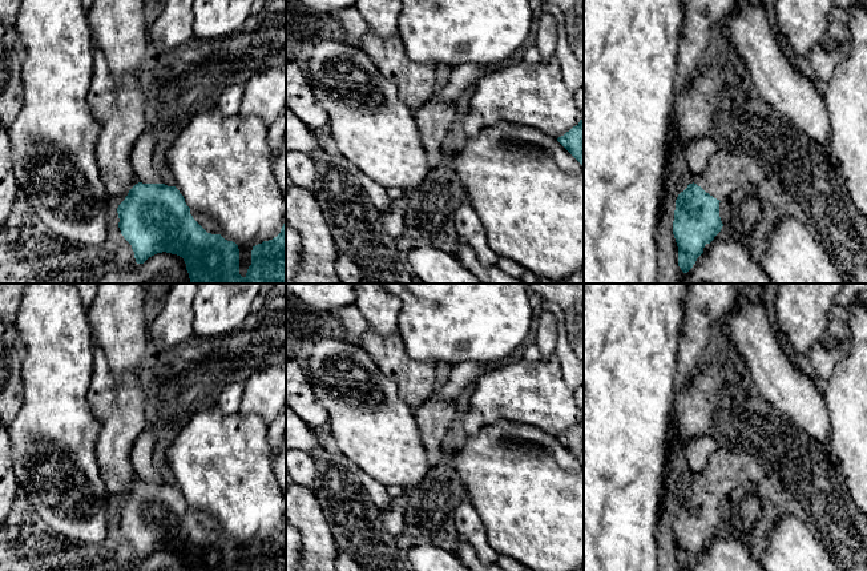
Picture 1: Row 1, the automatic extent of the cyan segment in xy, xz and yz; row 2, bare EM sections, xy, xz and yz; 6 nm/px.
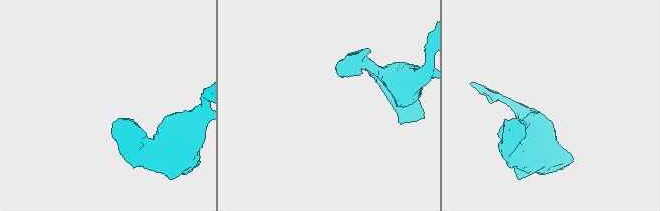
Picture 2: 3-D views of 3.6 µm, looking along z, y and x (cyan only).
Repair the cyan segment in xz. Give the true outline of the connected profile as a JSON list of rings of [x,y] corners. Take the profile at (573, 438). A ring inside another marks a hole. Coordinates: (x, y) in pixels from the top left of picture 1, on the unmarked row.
[[[584,418],[573,425],[557,439],[582,463],[584,466]]]

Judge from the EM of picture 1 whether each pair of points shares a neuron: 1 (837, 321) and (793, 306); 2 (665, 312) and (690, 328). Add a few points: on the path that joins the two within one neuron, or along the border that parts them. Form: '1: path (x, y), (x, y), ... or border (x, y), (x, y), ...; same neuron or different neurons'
1: border (835, 304), (829, 313), (825, 332), (811, 345); different neurons
2: border (685, 297), (677, 352); different neurons

